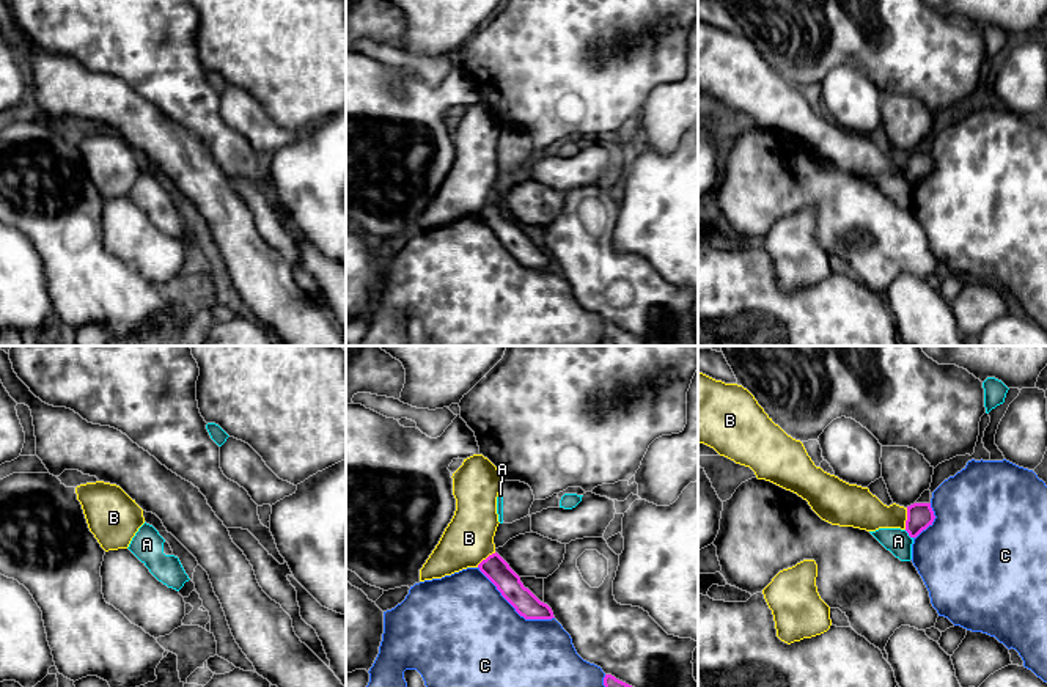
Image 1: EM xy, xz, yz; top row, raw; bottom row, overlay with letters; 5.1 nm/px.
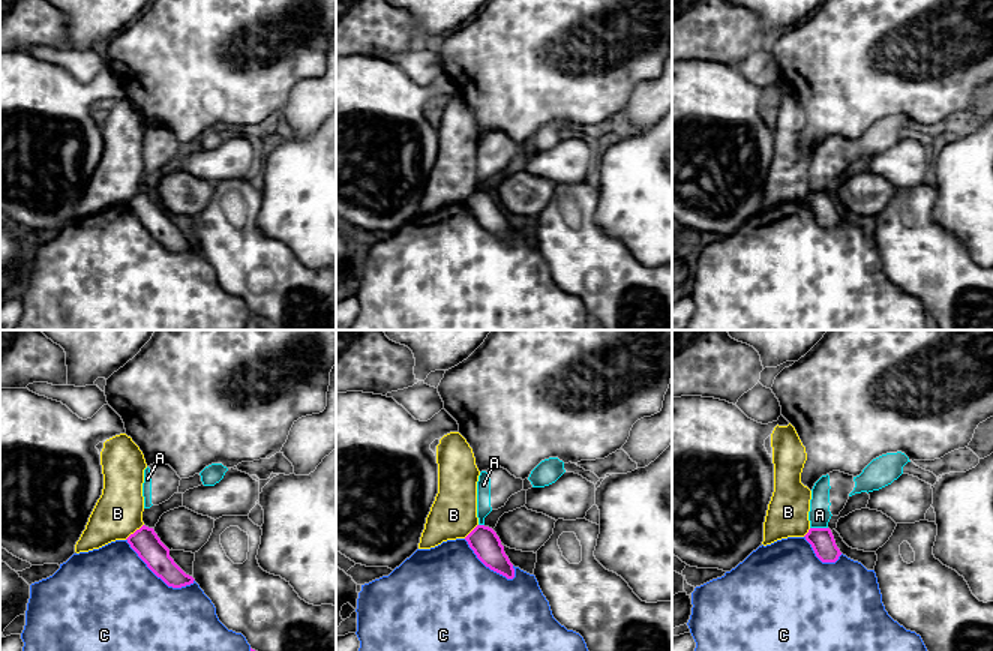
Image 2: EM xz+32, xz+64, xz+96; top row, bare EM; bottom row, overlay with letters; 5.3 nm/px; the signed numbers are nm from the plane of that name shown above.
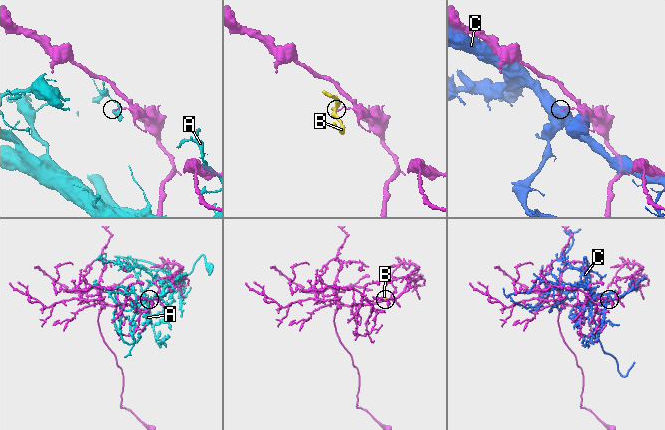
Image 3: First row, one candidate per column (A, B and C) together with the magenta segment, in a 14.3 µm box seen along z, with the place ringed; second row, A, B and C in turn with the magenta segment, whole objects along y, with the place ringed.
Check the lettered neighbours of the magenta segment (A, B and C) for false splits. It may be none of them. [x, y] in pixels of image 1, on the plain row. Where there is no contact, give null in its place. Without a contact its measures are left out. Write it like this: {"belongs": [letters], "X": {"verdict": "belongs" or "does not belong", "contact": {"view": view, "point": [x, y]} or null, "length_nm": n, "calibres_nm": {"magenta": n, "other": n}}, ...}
{"belongs": [], "A": {"verdict": "does not belong", "contact": {"view": "yz", "point": [909, 183]}, "length_nm": 60, "calibres_nm": {"magenta": 140, "other": 130}}, "B": {"verdict": "does not belong", "contact": {"view": "yz", "point": [907, 167]}, "length_nm": 110, "calibres_nm": {"magenta": 140, "other": 190}}, "C": {"verdict": "does not belong", "contact": {"view": "xz", "point": [513, 253]}, "length_nm": 480, "calibres_nm": {"magenta": 120, "other": 500}}}

